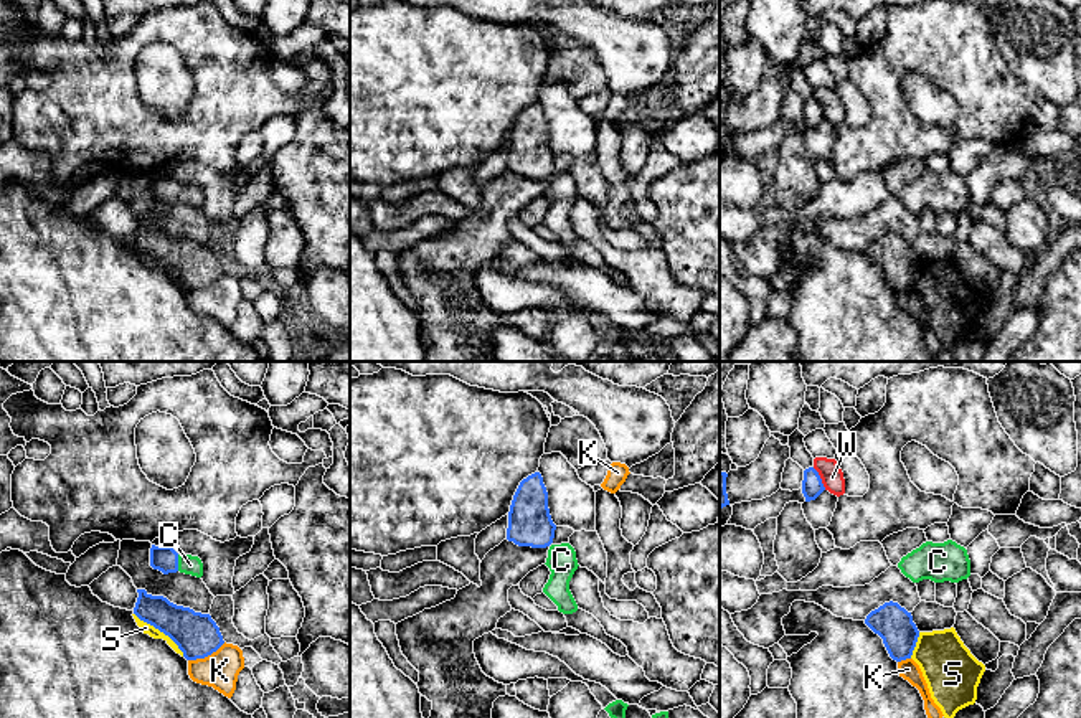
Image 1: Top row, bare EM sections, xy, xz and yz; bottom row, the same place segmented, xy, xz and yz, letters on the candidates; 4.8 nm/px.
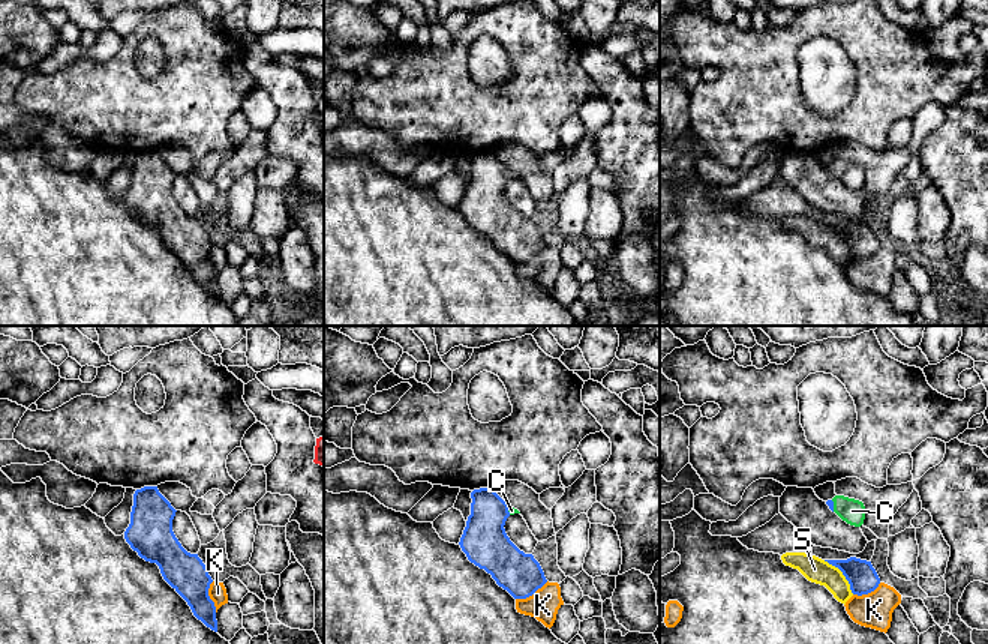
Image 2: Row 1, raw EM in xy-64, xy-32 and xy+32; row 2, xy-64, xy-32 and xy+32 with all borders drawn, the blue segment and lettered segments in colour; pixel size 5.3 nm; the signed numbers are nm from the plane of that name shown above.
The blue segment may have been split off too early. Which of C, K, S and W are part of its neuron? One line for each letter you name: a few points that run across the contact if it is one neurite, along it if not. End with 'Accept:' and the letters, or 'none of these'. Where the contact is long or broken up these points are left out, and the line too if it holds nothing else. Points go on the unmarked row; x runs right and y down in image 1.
C: xy (164, 188), (177, 193), (190, 195)
Accept: C

